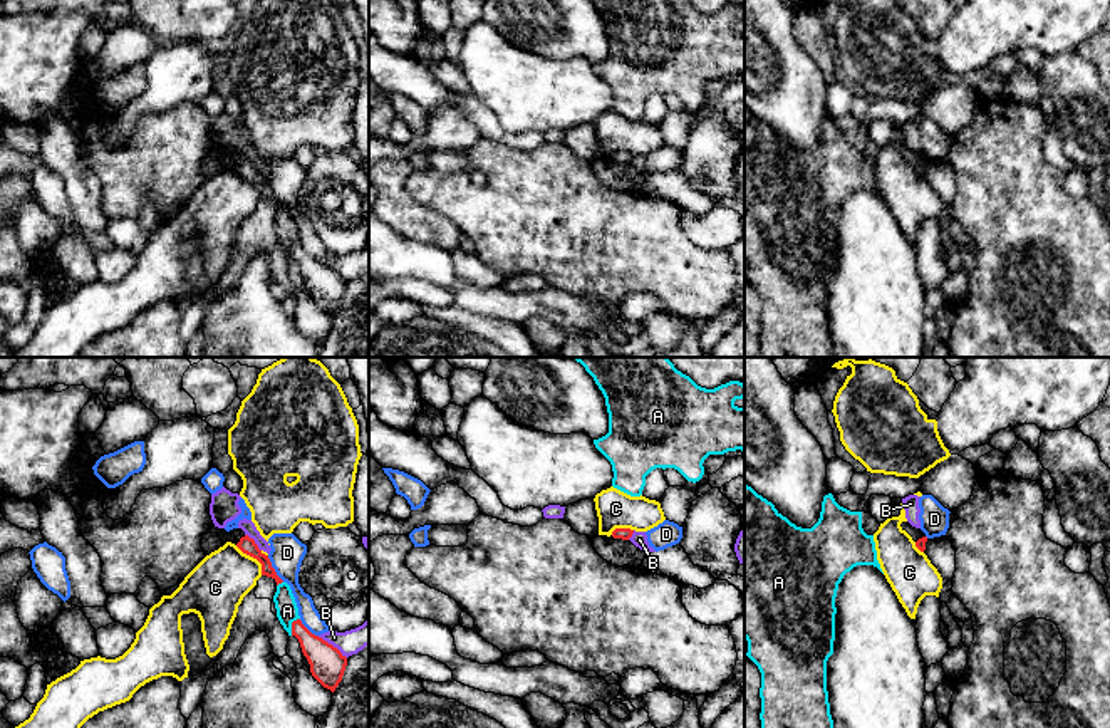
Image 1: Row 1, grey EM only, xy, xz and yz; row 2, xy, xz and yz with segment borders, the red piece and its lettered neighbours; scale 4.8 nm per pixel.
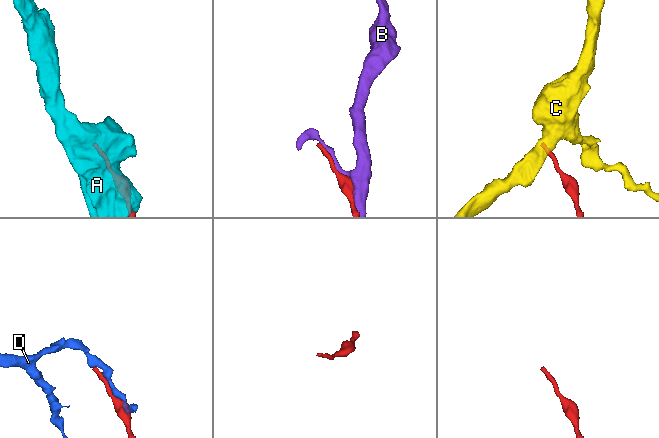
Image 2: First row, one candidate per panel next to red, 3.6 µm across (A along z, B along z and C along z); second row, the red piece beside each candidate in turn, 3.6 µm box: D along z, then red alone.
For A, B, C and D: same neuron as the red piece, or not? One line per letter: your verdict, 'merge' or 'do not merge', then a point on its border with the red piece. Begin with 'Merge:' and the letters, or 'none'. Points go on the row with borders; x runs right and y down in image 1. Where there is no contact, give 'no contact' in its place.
Merge: none
A: do not merge; contact xy (292, 626)
B: do not merge; contact xy (331, 644)
C: do not merge; contact xy (254, 557)
D: do not merge; contact xy (274, 569)

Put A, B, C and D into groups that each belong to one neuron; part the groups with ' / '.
A / B / C / D

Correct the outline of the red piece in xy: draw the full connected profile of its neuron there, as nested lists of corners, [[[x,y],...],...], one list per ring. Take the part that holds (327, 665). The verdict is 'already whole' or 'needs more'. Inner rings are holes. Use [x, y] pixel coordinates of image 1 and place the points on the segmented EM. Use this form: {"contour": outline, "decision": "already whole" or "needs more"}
{"contour": [[[300,619],[292,622],[292,636],[298,639],[312,676],[334,693],[342,681],[347,658],[337,647],[312,634]]], "decision": "already whole"}

